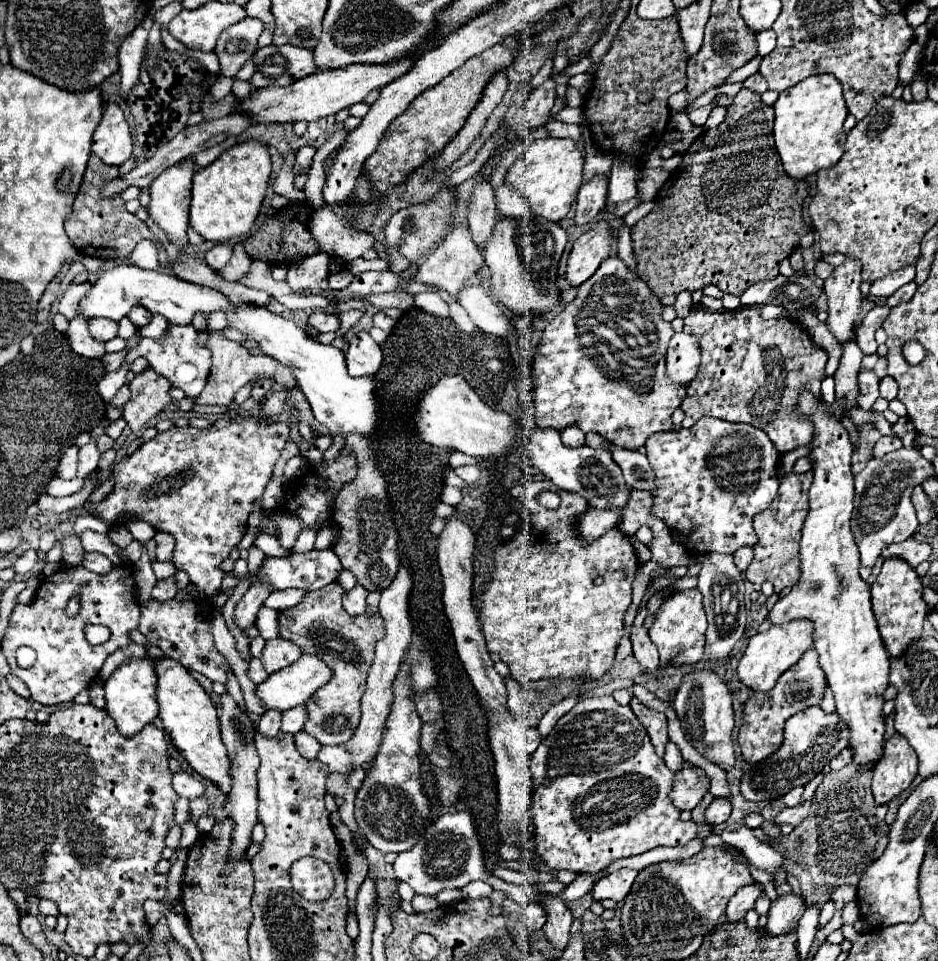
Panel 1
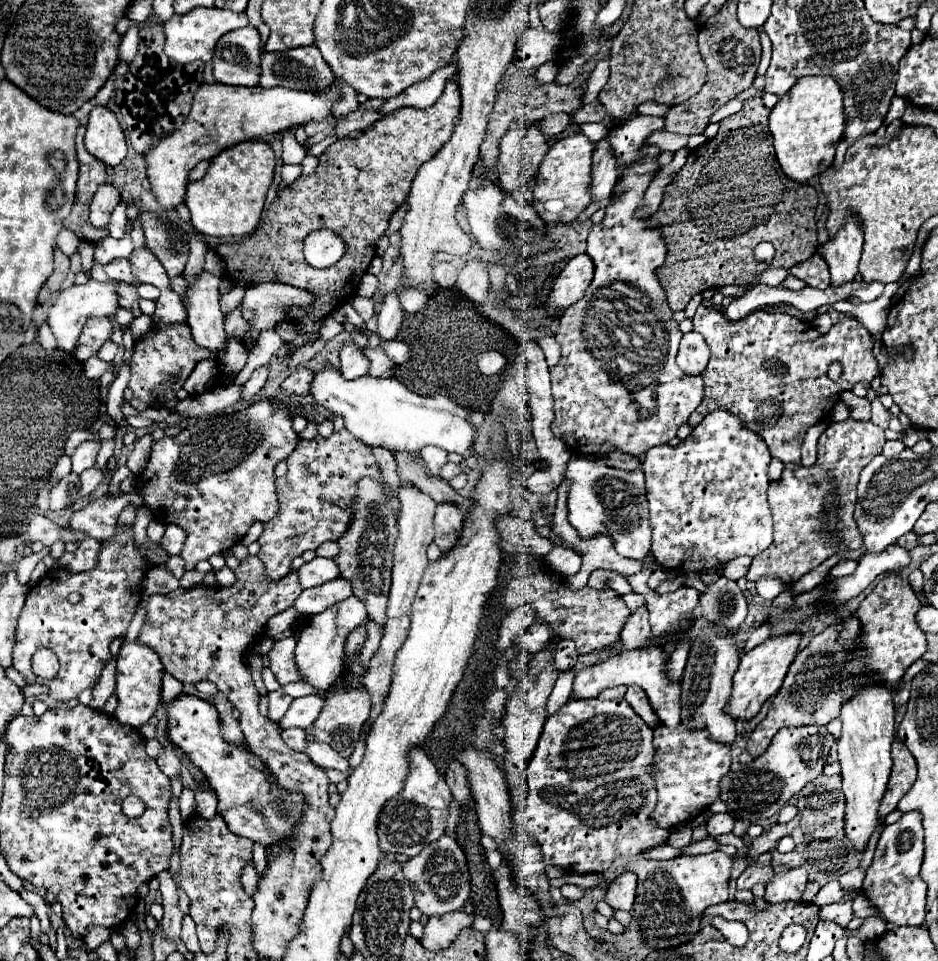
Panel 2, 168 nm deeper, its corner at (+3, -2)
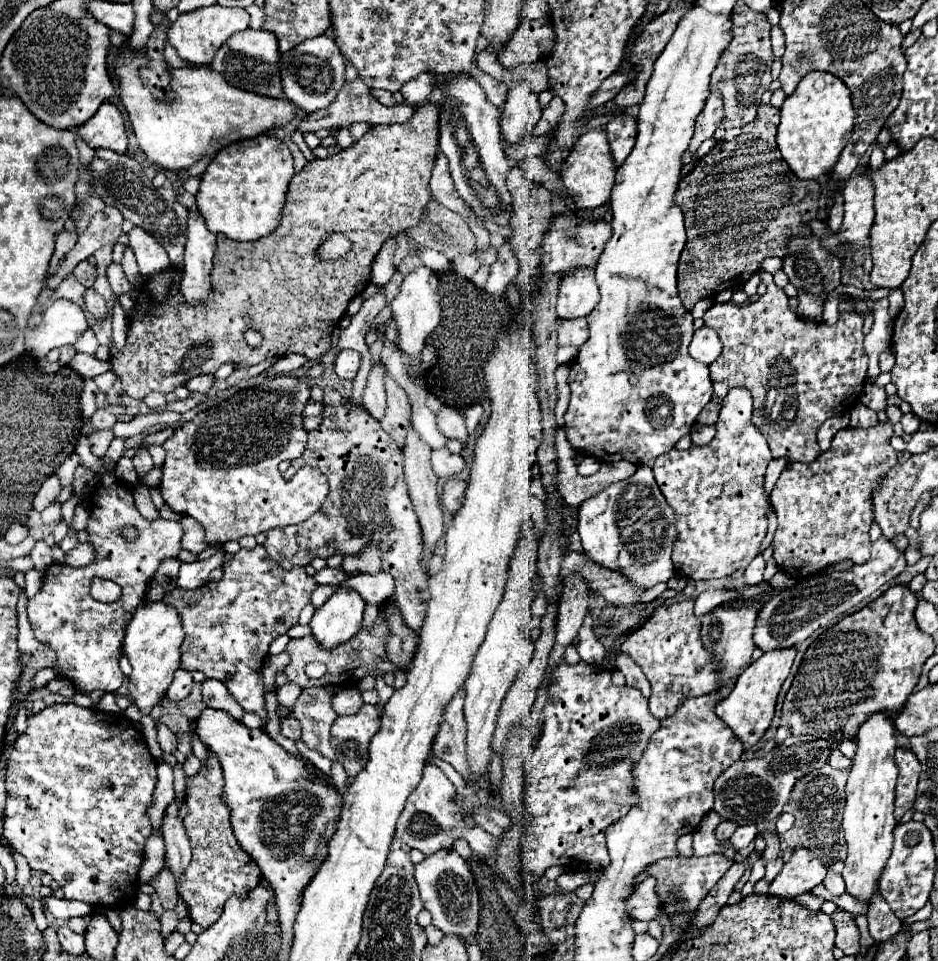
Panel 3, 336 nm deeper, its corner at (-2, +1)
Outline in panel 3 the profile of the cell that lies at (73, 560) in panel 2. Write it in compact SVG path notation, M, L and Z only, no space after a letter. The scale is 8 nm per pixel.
M79 543L75 549L65 553L65 565L87 567L95 561L95 549L91 543Z

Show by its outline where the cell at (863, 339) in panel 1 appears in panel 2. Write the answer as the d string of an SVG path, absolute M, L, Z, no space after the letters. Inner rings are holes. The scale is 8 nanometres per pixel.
M700 306L692 322L694 322L694 330L706 338L706 344L712 350L712 358L708 362L708 368L702 372L706 384L706 396L702 404L696 408L696 412L690 416L688 424L696 428L696 424L702 422L702 418L714 408L728 408L746 424L746 428L762 436L762 440L770 448L770 454L782 460L784 464L800 462L800 446L806 430L816 422L828 418L834 404L840 402L840 394L844 390L852 390L856 382L870 382L880 374L878 362L872 354L872 336L852 316L842 318L826 334L820 334L812 324L802 322L794 316L788 316L786 313L770 314L762 310L756 310L746 318L732 322L718 308ZM832 362L838 362L842 366L844 384L828 378L828 366Z

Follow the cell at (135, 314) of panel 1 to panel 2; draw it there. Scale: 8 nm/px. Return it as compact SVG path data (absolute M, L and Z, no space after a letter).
M124 284L124 286L118 290L118 302L120 302L120 306L132 310L136 318L142 314L142 312L140 312L140 306L138 306L138 300L140 300L140 296L138 296L136 288L132 288L132 286L126 286L126 284Z

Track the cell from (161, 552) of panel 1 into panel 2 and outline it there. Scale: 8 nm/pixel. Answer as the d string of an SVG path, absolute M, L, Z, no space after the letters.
M168 524L166 526L166 534L162 536L162 548L166 548L166 552L170 556L174 554L180 554L182 552L182 546L184 546L184 540L186 540L186 532L182 532L182 528L174 526L174 524Z

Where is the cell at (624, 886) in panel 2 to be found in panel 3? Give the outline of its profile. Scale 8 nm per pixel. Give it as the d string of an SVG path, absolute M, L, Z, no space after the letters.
M645 877L637 881L629 897L625 899L625 909L633 919L651 921L659 913L659 897L655 897L655 879Z

